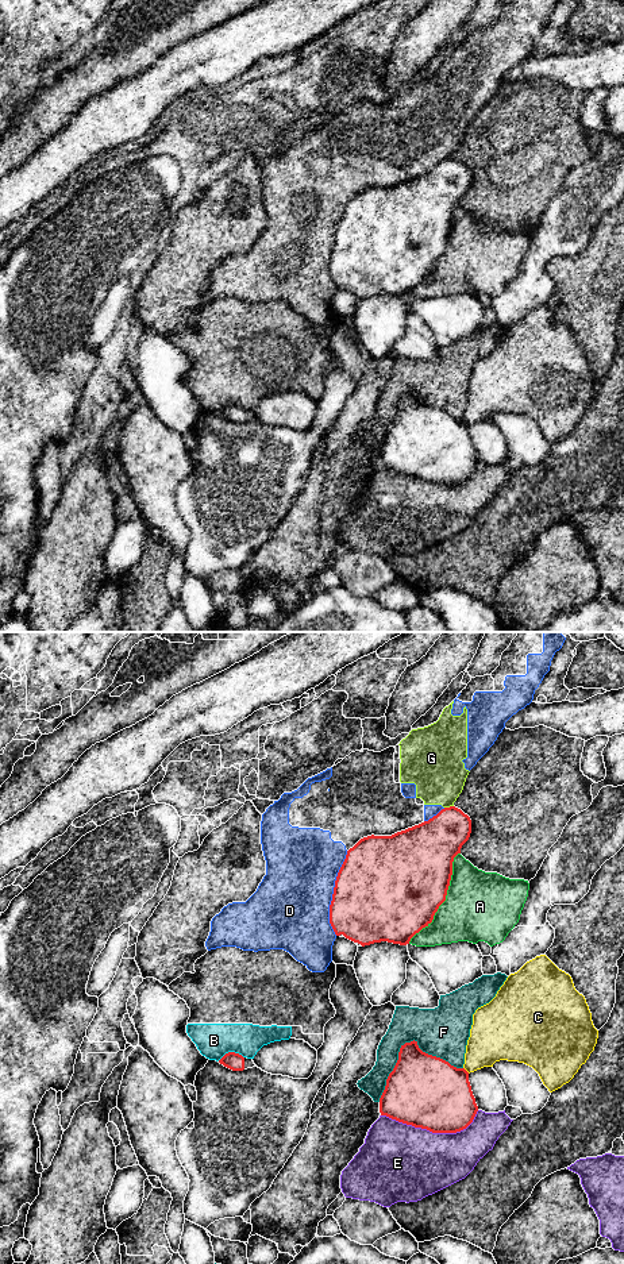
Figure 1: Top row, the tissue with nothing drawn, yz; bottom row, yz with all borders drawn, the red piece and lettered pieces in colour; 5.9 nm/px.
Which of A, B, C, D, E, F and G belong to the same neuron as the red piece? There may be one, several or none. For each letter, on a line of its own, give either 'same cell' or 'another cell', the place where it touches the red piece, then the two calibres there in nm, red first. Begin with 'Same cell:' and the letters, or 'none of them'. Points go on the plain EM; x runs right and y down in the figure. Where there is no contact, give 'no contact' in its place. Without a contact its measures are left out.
Same cell: none of them
A: another cell; meets red in yz at (445, 251); 480 nm thick on the red side, 420 nm on the other
B: another cell; meets red in yz at (230, 404); 110 nm thick on the red side, 200 nm on the other
C: another cell; meets red in yz at (465, 422); 420 nm thick on the red side, 280 nm on the other
D: another cell; meets red in yz at (334, 245); 500 nm thick on the red side, 440 nm on the other
E: another cell; meets red in yz at (431, 482); 440 nm thick on the red side, 460 nm on the other
F: another cell; meets red in yz at (405, 394); 360 nm thick on the red side, 300 nm on the other
G: another cell; meets red in yz at (450, 158); 300 nm thick on the red side, 320 nm on the other

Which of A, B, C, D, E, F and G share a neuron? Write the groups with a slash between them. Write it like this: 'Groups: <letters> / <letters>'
Groups: A / B / C / D G / E / F

